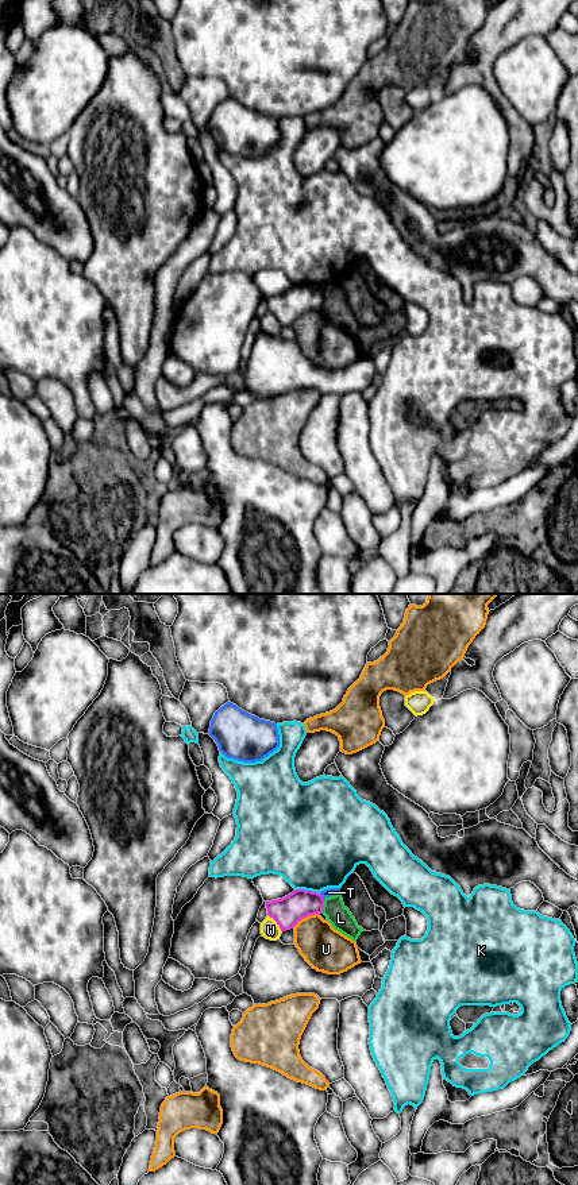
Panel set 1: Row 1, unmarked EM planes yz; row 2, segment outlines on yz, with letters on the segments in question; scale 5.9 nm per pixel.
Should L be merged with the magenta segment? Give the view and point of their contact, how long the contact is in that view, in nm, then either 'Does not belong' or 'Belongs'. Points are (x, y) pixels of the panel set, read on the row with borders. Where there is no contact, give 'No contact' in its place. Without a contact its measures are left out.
Touches magenta at yz (323, 904). Shared border 80 nm. Does not belong

